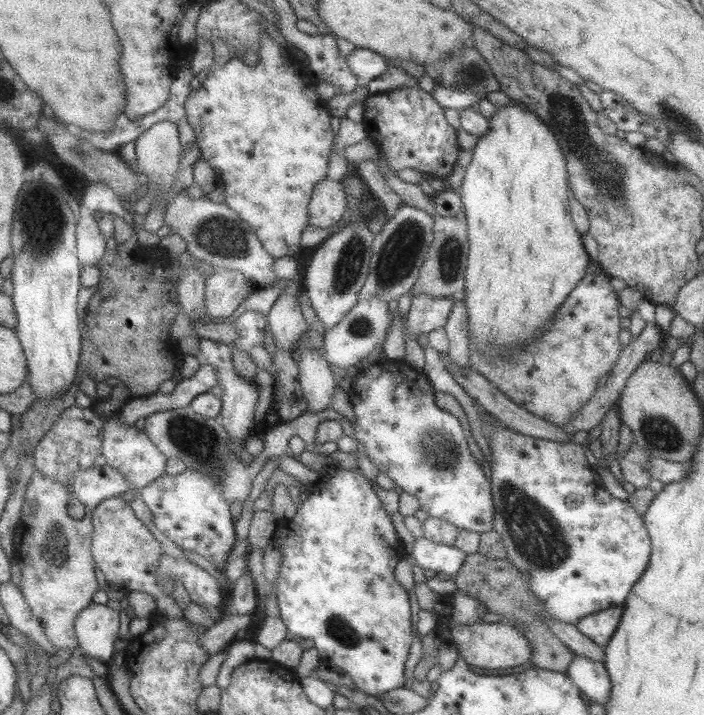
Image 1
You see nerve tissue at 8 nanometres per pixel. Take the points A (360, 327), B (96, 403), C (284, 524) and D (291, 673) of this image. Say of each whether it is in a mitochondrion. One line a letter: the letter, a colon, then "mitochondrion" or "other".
A: mitochondrion
B: other
C: other
D: other

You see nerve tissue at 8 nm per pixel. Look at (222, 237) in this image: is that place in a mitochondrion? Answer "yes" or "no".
yes

